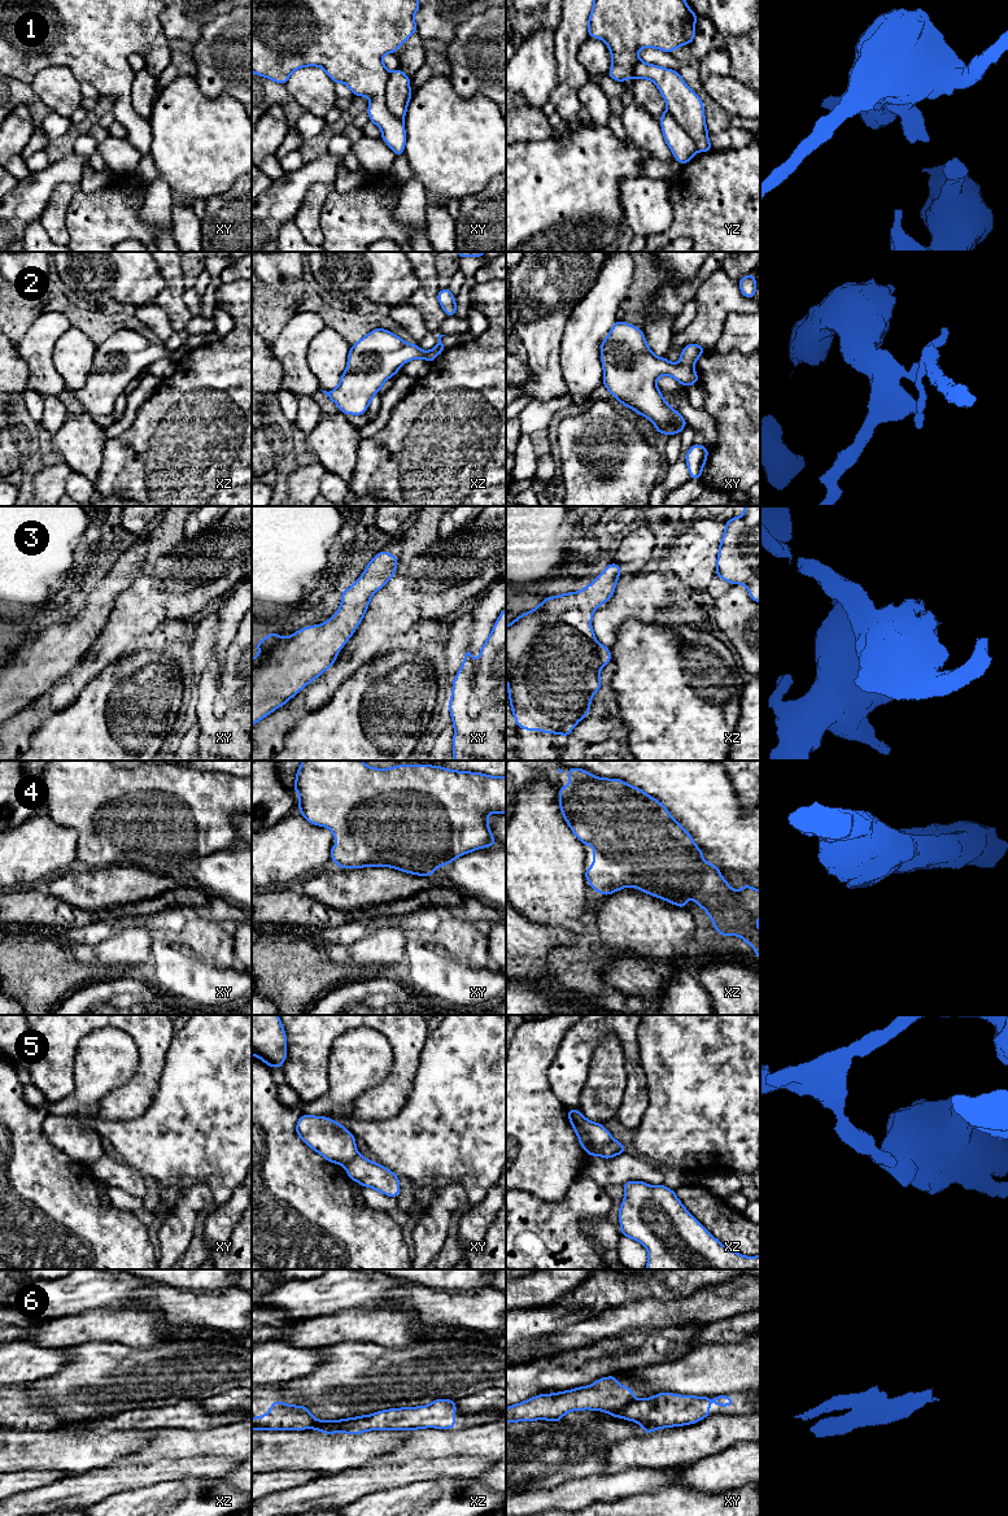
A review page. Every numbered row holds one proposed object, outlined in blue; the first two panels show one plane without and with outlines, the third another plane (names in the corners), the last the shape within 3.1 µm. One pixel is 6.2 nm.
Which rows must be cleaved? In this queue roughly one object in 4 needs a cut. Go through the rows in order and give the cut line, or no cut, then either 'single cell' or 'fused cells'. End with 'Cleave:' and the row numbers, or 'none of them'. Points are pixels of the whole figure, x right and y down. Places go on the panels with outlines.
1: cut xy (388, 73), (387, 107), (395, 116), (402, 120); fused cells
2: cut xy (679, 364), (692, 366); fused cells
3: cut none; single cell
4: cut none; single cell
5: cut xz (612, 1140), (598, 1154); fused cells
6: cut xy (633, 1399), (619, 1410), (609, 1410), (606, 1412); fused cells
Cleave: 1, 2, 5, 6

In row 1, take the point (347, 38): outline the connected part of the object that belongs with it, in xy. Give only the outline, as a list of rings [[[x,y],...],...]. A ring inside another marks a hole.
[[[252,0],[252,71],[285,84],[289,75],[305,66],[319,66],[335,83],[345,83],[354,96],[367,96],[368,117],[380,127],[383,140],[396,153],[403,154],[406,131],[403,119],[392,114],[387,105],[387,70],[383,56],[396,52],[414,32],[414,14],[419,0]]]

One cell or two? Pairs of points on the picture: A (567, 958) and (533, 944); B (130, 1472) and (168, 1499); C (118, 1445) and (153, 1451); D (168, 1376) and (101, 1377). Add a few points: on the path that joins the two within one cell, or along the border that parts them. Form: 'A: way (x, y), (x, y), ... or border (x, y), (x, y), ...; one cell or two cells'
A: border (568, 929), (572, 940), (558, 945), (544, 962); two cells
B: border (179, 1477), (120, 1493); two cells
C: border (160, 1430), (151, 1437), (147, 1445), (113, 1462); two cells
D: way (151, 1376), (118, 1376); one cell

